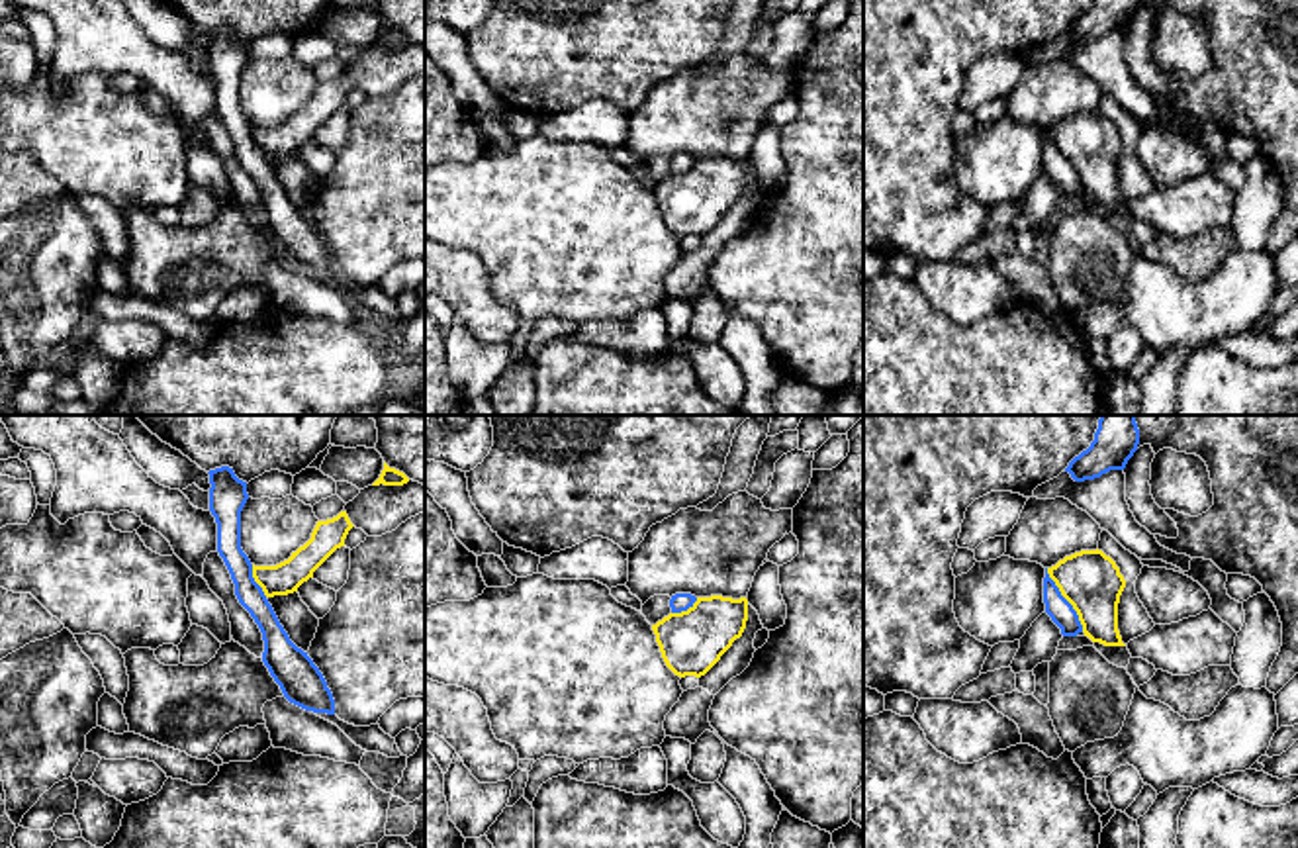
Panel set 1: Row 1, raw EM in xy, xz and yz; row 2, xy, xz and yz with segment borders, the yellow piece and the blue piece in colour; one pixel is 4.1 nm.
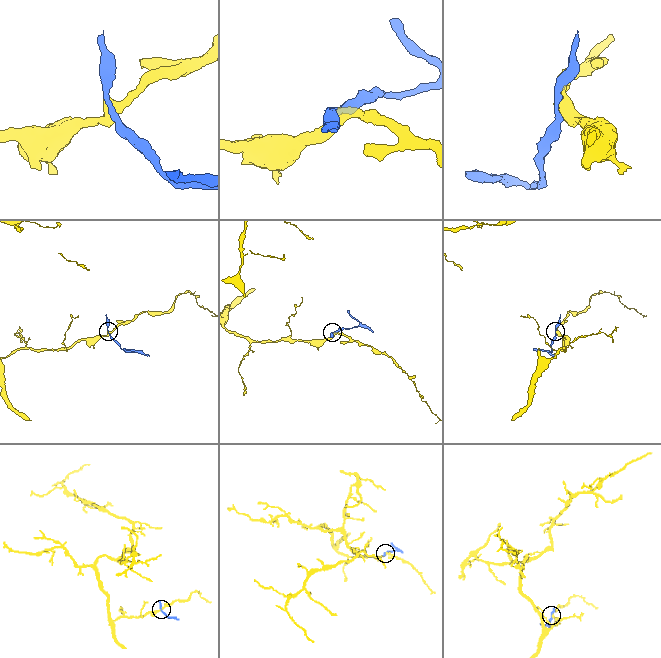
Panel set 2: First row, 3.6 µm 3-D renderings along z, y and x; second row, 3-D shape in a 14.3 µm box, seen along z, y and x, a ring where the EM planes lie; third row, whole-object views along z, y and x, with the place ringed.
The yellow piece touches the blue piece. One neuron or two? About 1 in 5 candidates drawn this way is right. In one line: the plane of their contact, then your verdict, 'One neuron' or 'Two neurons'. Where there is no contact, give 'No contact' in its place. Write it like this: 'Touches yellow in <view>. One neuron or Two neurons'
Touches yellow in yz. Two neurons

